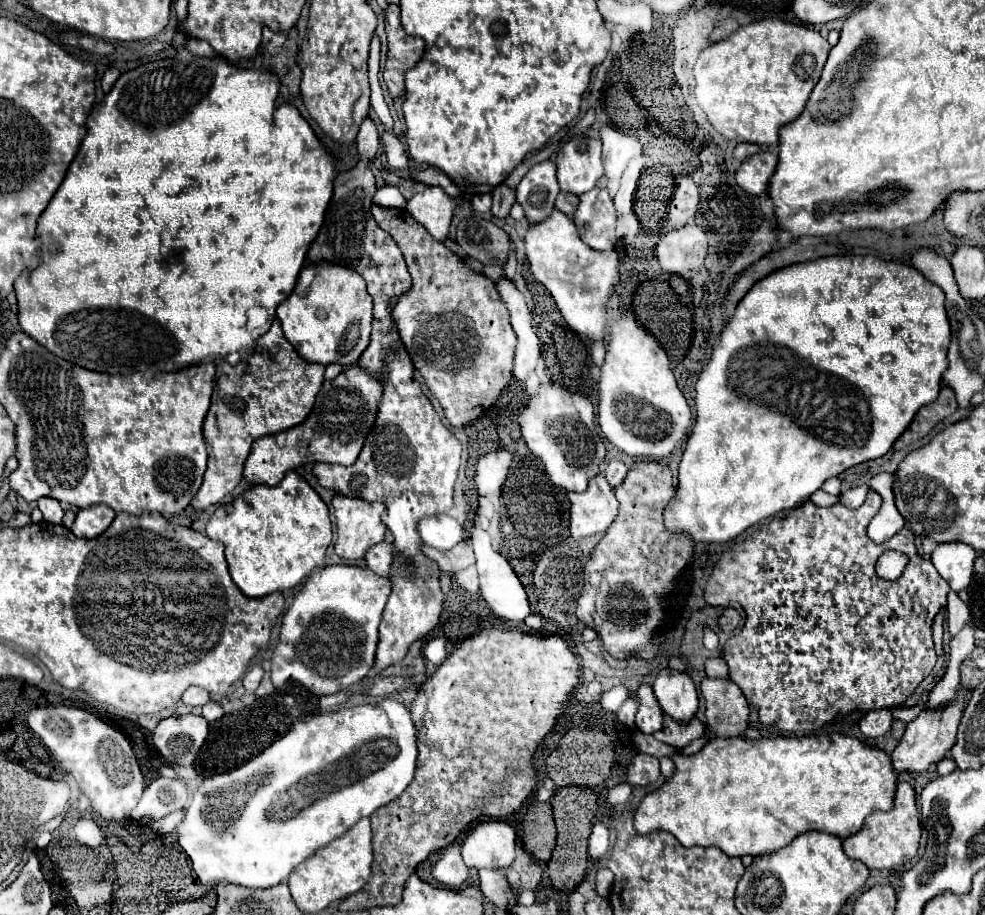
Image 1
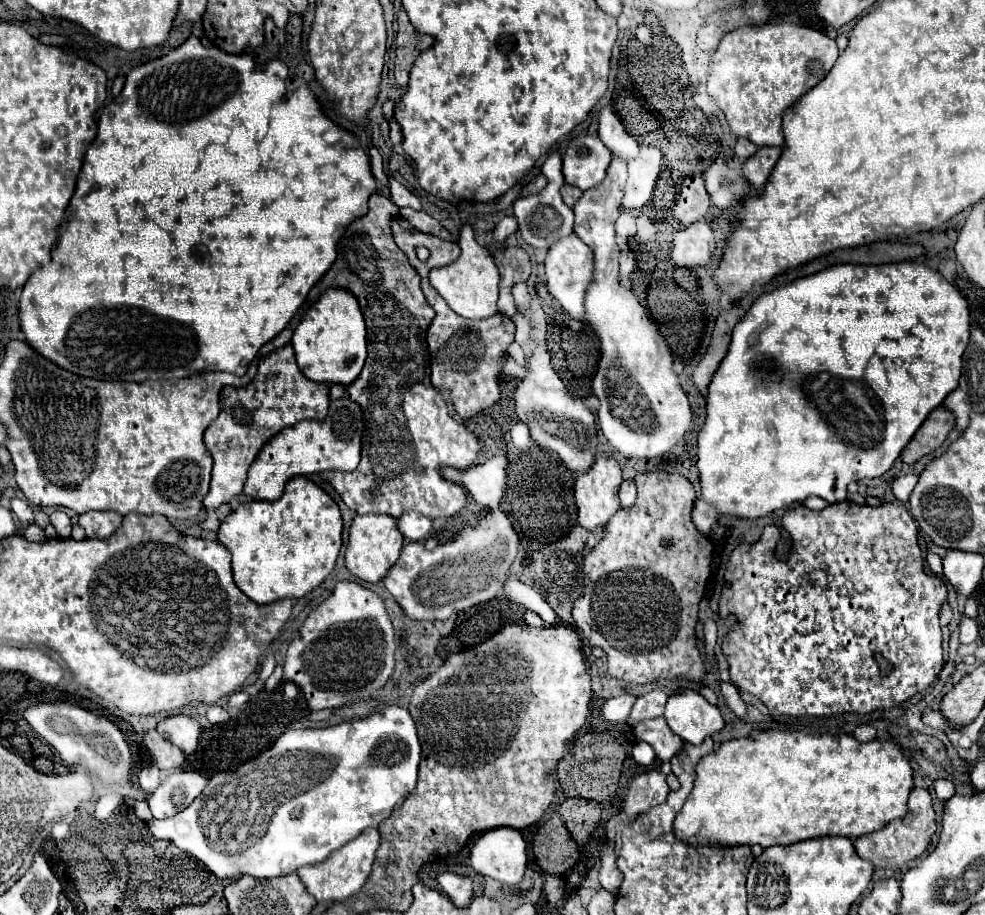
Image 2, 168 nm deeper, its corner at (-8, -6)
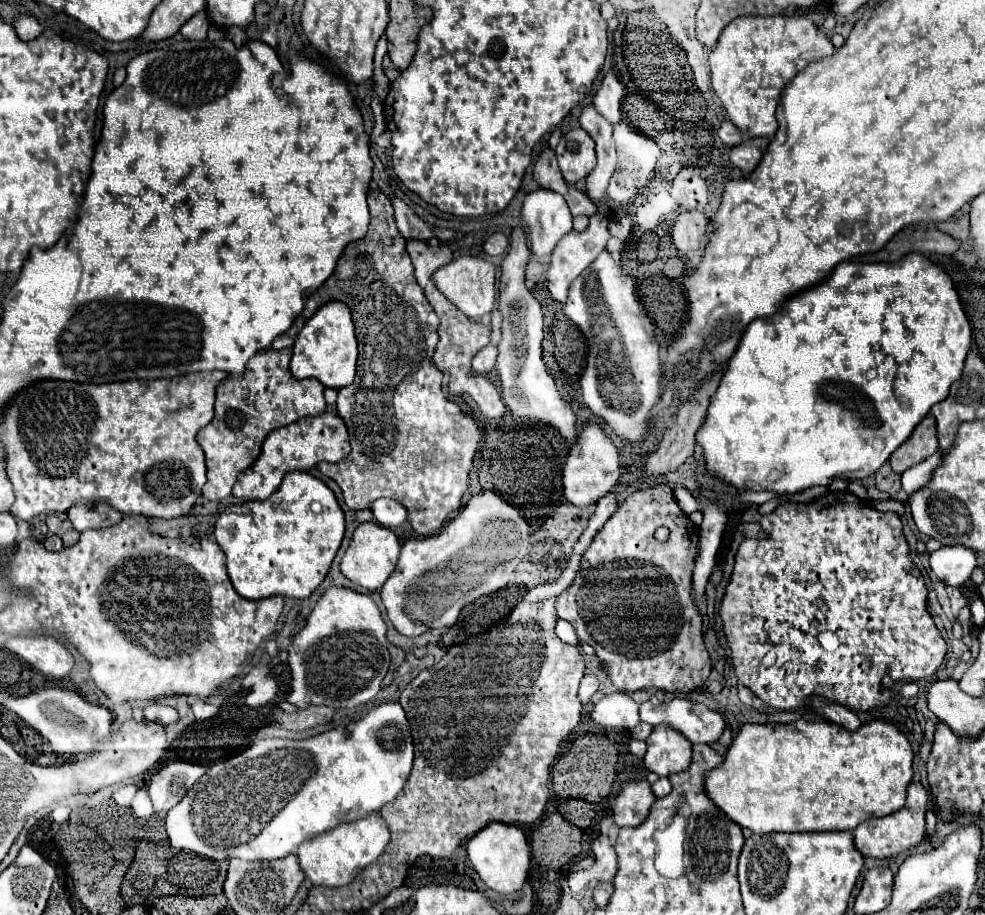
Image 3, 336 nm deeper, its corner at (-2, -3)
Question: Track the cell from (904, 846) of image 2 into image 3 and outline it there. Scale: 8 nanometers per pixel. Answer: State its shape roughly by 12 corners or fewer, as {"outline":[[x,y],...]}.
{"outline":[[911,782],[901,810],[853,832],[863,856],[897,856],[925,838],[929,794]]}

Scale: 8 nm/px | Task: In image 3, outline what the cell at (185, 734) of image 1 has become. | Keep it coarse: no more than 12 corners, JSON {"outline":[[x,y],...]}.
{"outline":[[151,702],[143,708],[147,720],[165,726],[177,722],[173,706]]}

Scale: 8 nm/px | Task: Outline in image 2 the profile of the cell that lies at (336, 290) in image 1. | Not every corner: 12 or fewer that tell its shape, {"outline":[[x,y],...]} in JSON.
{"outline":[[351,291],[323,295],[291,343],[307,379],[353,383],[367,359]]}

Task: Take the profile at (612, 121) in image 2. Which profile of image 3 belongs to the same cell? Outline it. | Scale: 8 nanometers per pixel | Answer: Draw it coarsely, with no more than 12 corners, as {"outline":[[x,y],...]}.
{"outline":[[605,74],[593,104],[611,124],[621,122],[623,84]]}

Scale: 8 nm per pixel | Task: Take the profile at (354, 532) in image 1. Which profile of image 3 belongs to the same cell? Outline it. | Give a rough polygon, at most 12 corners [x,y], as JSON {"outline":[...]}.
{"outline":[[365,522],[341,560],[351,582],[375,592],[395,570],[401,544]]}

